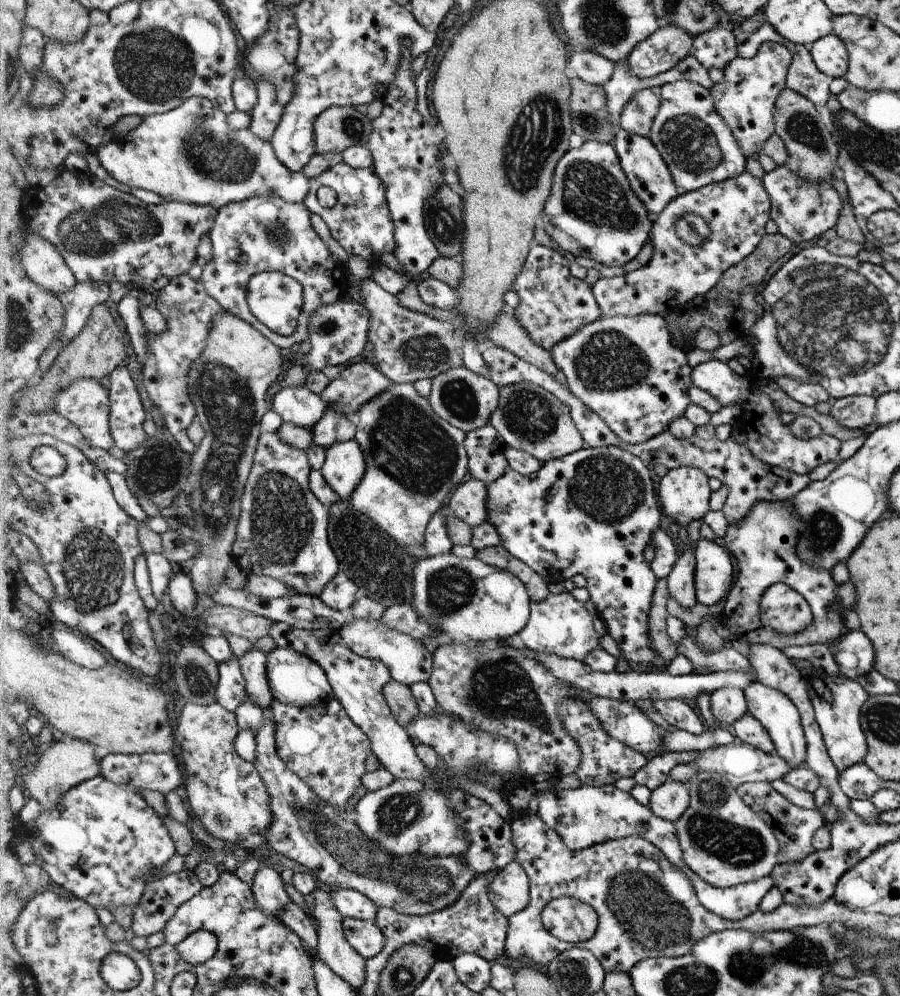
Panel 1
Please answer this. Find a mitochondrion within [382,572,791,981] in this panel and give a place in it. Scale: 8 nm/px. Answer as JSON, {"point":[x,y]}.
{"point":[648,910]}

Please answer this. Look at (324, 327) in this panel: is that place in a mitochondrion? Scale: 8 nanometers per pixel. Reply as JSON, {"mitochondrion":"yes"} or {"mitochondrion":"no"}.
{"mitochondrion":"yes"}

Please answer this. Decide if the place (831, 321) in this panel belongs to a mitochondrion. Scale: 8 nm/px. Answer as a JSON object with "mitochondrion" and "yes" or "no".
{"mitochondrion":"yes"}

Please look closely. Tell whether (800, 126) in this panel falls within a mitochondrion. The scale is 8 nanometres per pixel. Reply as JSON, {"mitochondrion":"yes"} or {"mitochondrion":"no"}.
{"mitochondrion":"yes"}

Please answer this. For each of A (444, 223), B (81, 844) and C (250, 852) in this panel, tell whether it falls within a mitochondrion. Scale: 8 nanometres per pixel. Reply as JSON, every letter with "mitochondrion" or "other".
{"A":"mitochondrion","B":"mitochondrion","C":"other"}

